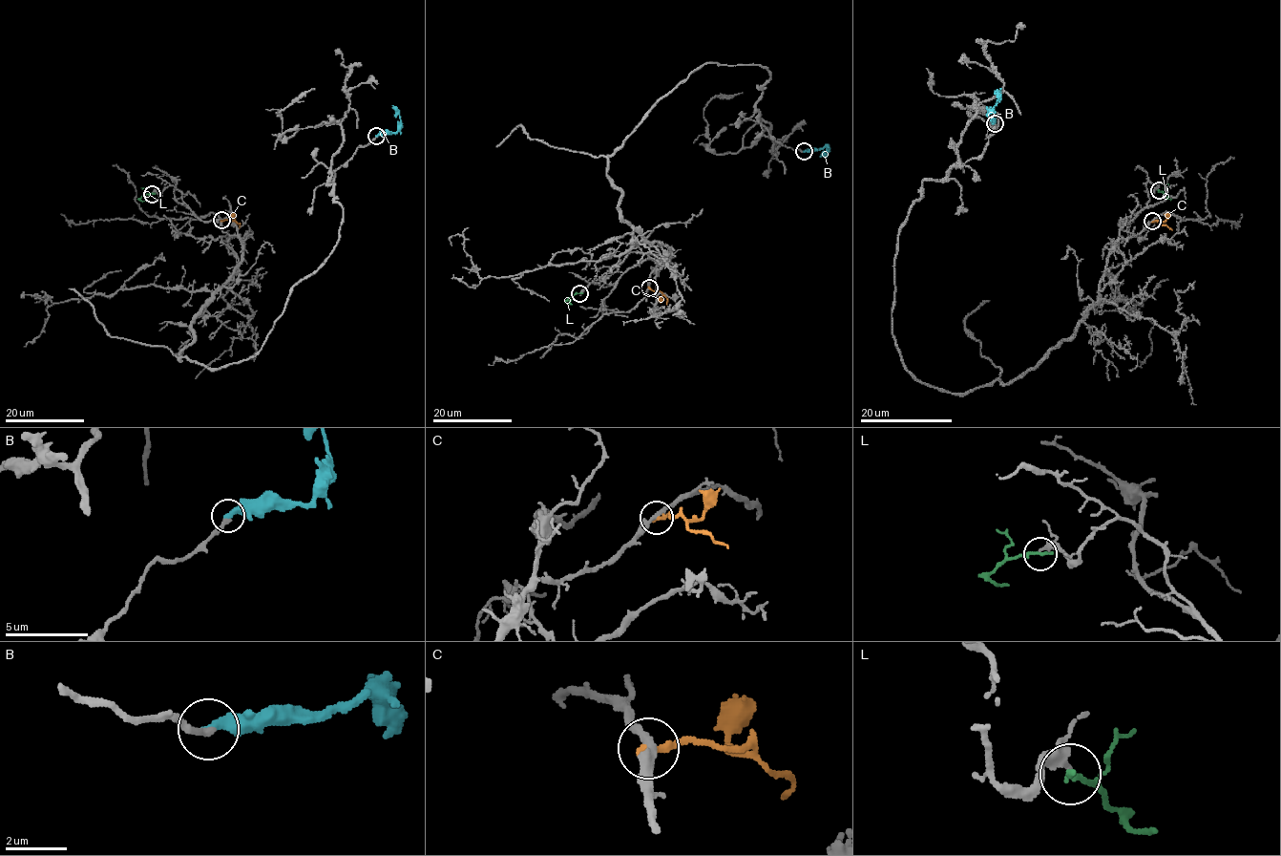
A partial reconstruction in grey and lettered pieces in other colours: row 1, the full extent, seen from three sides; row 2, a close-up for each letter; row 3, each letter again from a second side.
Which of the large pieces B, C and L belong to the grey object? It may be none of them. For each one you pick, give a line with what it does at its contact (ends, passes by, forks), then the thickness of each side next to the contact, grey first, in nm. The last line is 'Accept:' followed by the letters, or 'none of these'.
B: It ends there. Thickness 240 nm (grey) against 360 nm
Accept: B

